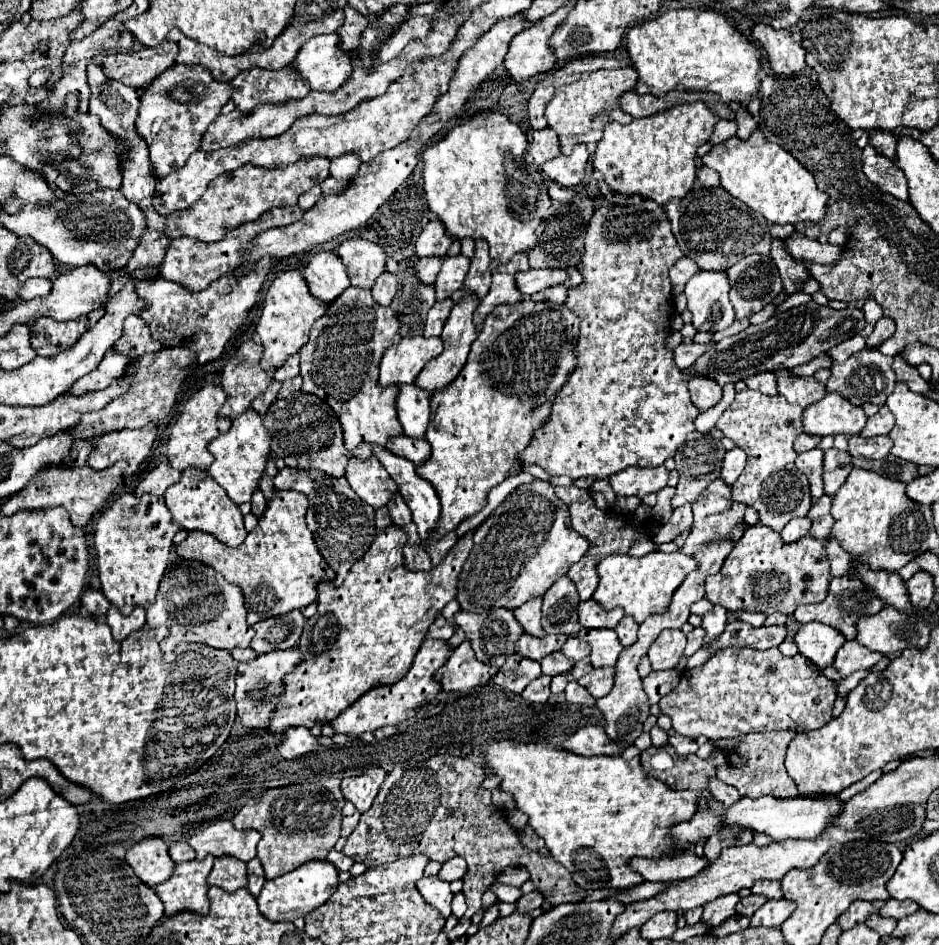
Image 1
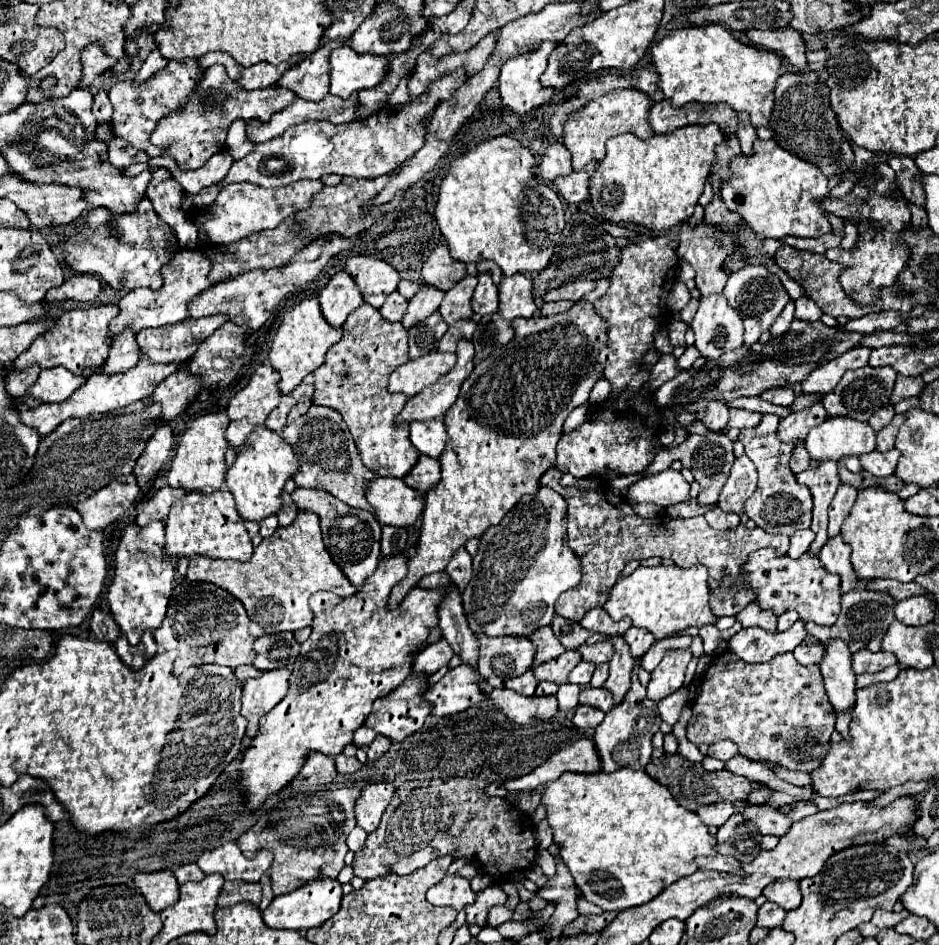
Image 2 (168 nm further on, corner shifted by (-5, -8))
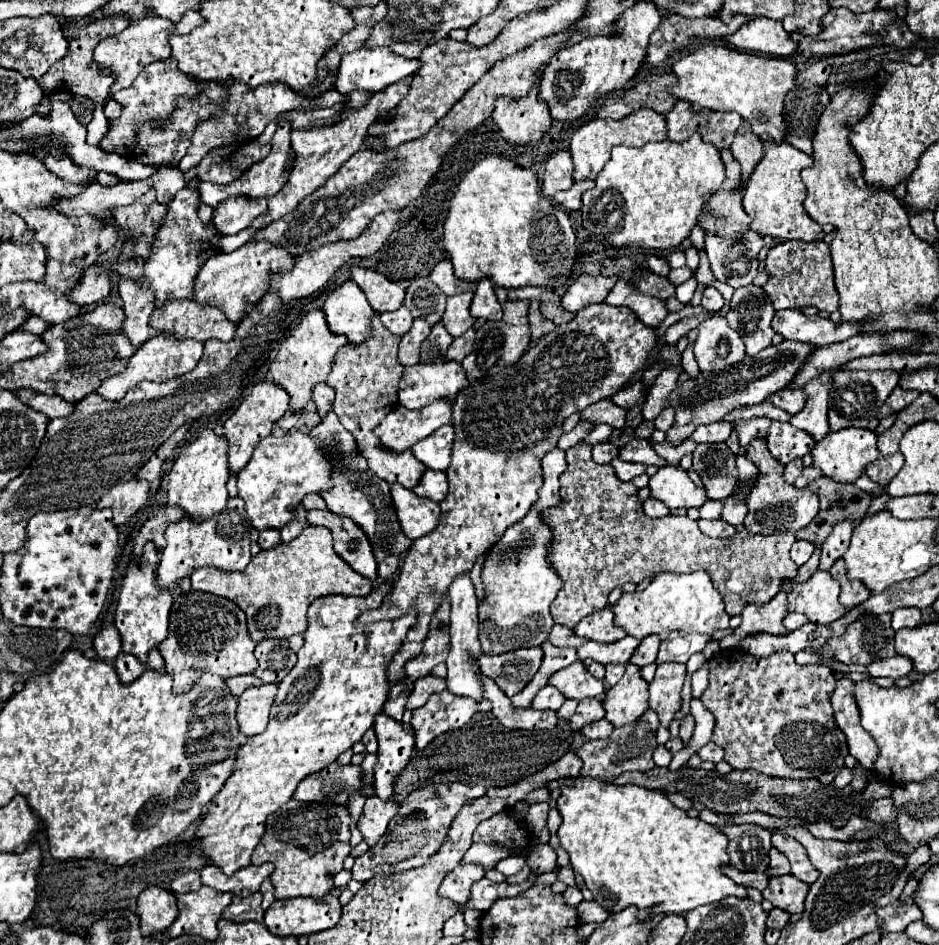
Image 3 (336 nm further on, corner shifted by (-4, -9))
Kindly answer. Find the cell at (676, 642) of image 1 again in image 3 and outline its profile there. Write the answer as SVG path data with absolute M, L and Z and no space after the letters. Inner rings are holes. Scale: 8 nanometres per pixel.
M662 663L656 669L656 677L648 687L648 705L660 717L660 729L656 733L658 745L664 745L670 739L668 723L674 719L674 713L680 709L680 689L684 683L686 665L684 663Z

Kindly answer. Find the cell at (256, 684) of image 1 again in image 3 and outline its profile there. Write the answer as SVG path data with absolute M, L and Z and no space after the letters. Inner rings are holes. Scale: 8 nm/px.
M268 683L260 687L248 687L238 697L236 719L240 725L240 733L244 733L246 737L252 737L266 729L276 691L278 691L278 685Z

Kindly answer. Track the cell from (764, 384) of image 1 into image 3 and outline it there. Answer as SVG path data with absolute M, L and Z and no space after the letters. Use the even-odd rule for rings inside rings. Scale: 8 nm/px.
M786 389L786 391L778 391L774 395L768 397L770 403L774 403L776 407L788 411L790 415L798 413L804 407L804 391L802 389Z

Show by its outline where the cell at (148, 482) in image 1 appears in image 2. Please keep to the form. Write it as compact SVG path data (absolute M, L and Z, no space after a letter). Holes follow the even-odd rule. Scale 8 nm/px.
M165 486L161 490L157 490L157 494L143 504L143 512L137 516L137 524L139 526L147 526L151 520L165 520L171 506L181 500L185 496L185 490L179 488L171 488Z

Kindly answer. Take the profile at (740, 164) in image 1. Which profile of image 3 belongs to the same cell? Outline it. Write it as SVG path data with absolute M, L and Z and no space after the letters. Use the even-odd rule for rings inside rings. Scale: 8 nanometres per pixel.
M764 143L764 157L754 167L752 175L744 185L742 207L750 215L750 229L762 237L774 239L798 239L798 241L822 241L824 235L832 233L832 227L822 227L810 219L802 201L806 197L806 187L800 179L800 171L812 167L812 157L794 149L788 143Z

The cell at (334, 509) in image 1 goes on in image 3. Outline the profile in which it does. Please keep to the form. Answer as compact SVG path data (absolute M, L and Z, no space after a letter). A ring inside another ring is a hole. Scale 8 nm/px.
M312 509L306 515L310 525L324 525L332 531L334 539L334 551L362 577L376 581L378 577L378 563L374 559L374 551L370 547L370 541L366 539L366 533L362 533L362 527L356 527L356 523L350 517L334 515L330 511Z

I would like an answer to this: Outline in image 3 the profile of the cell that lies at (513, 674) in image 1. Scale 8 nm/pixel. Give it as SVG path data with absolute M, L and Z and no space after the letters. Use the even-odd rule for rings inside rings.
M546 685L546 687L542 687L542 691L538 691L538 695L534 697L532 707L534 707L534 709L540 709L540 711L544 711L544 709L556 711L562 703L564 703L564 695L562 695L556 687Z

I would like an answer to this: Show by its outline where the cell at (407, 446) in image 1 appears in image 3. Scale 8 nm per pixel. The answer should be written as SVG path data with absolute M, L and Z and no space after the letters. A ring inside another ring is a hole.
M426 469L422 475L422 483L418 483L418 487L414 487L414 493L432 501L440 501L442 497L446 497L448 493L448 481L446 481L446 473L444 471L430 471Z

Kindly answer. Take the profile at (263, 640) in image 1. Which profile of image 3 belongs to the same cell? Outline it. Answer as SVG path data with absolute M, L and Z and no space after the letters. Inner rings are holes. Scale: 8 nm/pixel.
M264 639L256 645L258 669L254 671L264 683L280 683L296 665L296 653L286 639Z

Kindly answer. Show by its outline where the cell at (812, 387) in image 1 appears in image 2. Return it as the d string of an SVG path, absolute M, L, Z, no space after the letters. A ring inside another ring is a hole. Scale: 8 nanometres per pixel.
M817 402L801 412L795 412L787 418L781 418L779 428L777 428L777 436L781 442L787 442L787 444L795 444L795 446L803 444L809 430L813 426L819 426L825 418L827 418L827 412L823 410L823 404Z

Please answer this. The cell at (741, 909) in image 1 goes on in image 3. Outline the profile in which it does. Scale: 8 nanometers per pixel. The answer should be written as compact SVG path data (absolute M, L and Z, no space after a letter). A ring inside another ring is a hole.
M772 909L772 911L768 913L766 927L768 927L768 929L782 929L782 927L788 923L788 919L790 919L790 915L788 915L786 911L782 911L782 909Z

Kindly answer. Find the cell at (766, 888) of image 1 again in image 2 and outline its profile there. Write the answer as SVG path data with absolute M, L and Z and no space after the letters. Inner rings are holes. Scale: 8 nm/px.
M789 878L775 880L765 888L763 894L767 900L783 906L785 910L795 910L801 904L801 892L797 880L789 880Z

